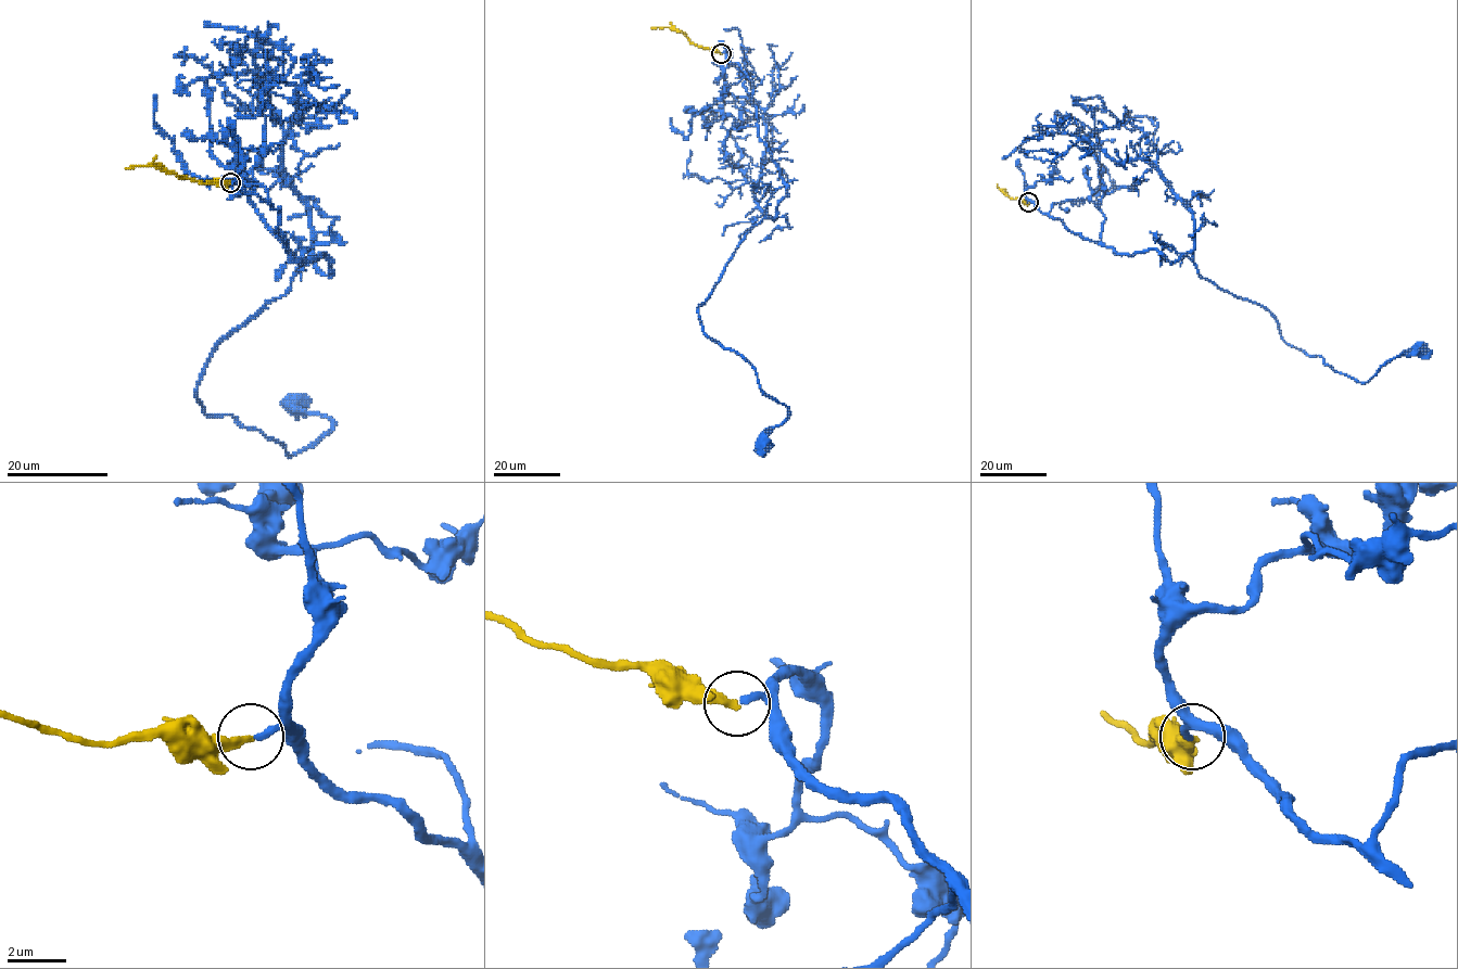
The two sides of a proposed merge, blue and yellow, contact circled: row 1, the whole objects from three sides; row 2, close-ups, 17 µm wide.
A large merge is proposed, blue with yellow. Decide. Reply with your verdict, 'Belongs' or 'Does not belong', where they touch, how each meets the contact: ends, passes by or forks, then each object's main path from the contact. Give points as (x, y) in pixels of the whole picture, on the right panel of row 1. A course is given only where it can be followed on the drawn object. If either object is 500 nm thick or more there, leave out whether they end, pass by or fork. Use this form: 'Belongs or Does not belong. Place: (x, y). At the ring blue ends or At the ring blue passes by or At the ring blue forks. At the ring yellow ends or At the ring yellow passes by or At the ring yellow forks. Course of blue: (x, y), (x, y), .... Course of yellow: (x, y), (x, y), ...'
Belongs. Place: (1028, 202). At the ring blue ends. At the ring yellow ends. Course of blue: (1028, 201), (1116, 253), (1155, 249), (1174, 263), (1193, 251), (1201, 277), (1364, 382), (1419, 351). Course of yellow: (1028, 201), (1011, 199), (1003, 193)

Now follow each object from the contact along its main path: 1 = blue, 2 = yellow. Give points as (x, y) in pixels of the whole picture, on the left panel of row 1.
1: (231, 181), (330, 272), (311, 256), (195, 397), (290, 456), (331, 428), (295, 407)
2: (230, 181), (195, 181), (178, 178), (153, 165), (126, 169)

